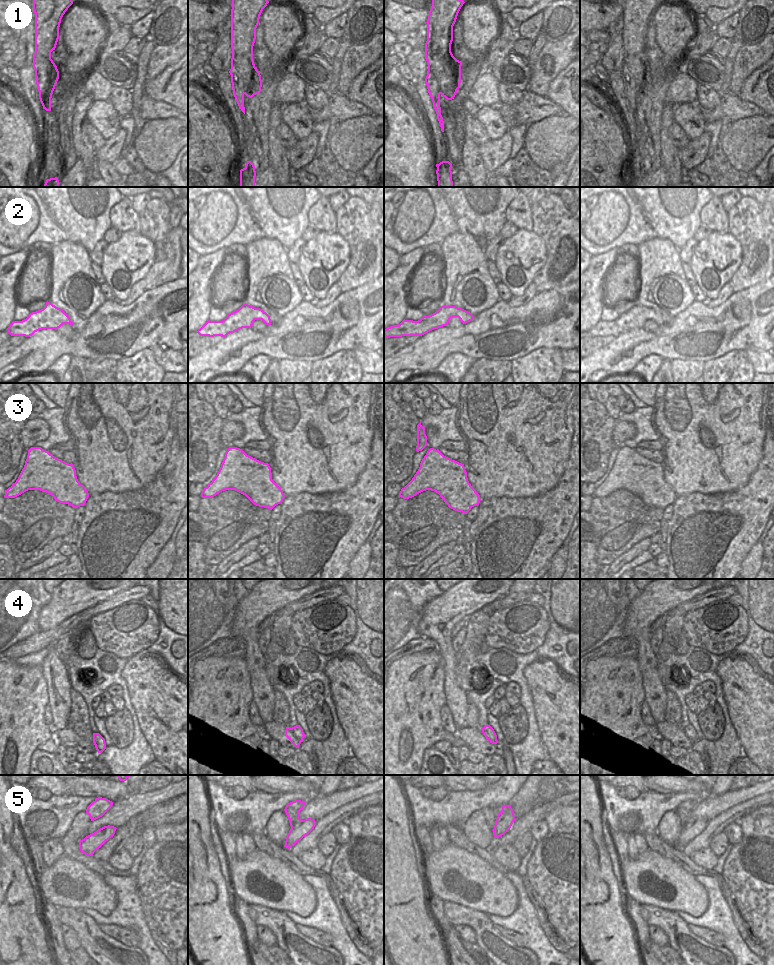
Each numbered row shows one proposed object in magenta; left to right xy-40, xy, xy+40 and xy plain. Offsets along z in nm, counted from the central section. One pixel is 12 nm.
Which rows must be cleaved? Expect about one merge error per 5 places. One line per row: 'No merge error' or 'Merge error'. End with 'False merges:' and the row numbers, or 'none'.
1: Merge error
2: No merge error
3: No merge error
4: No merge error
5: Merge error
False merges: 1, 5

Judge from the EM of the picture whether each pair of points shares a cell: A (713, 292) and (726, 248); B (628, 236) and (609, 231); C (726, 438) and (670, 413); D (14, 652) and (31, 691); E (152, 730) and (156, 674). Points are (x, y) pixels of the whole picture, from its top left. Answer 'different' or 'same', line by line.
A: same
B: different
C: same
D: different
E: same

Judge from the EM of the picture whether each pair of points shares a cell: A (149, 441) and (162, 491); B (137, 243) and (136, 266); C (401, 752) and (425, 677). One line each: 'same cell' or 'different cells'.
A: different cells
B: same cell
C: same cell

